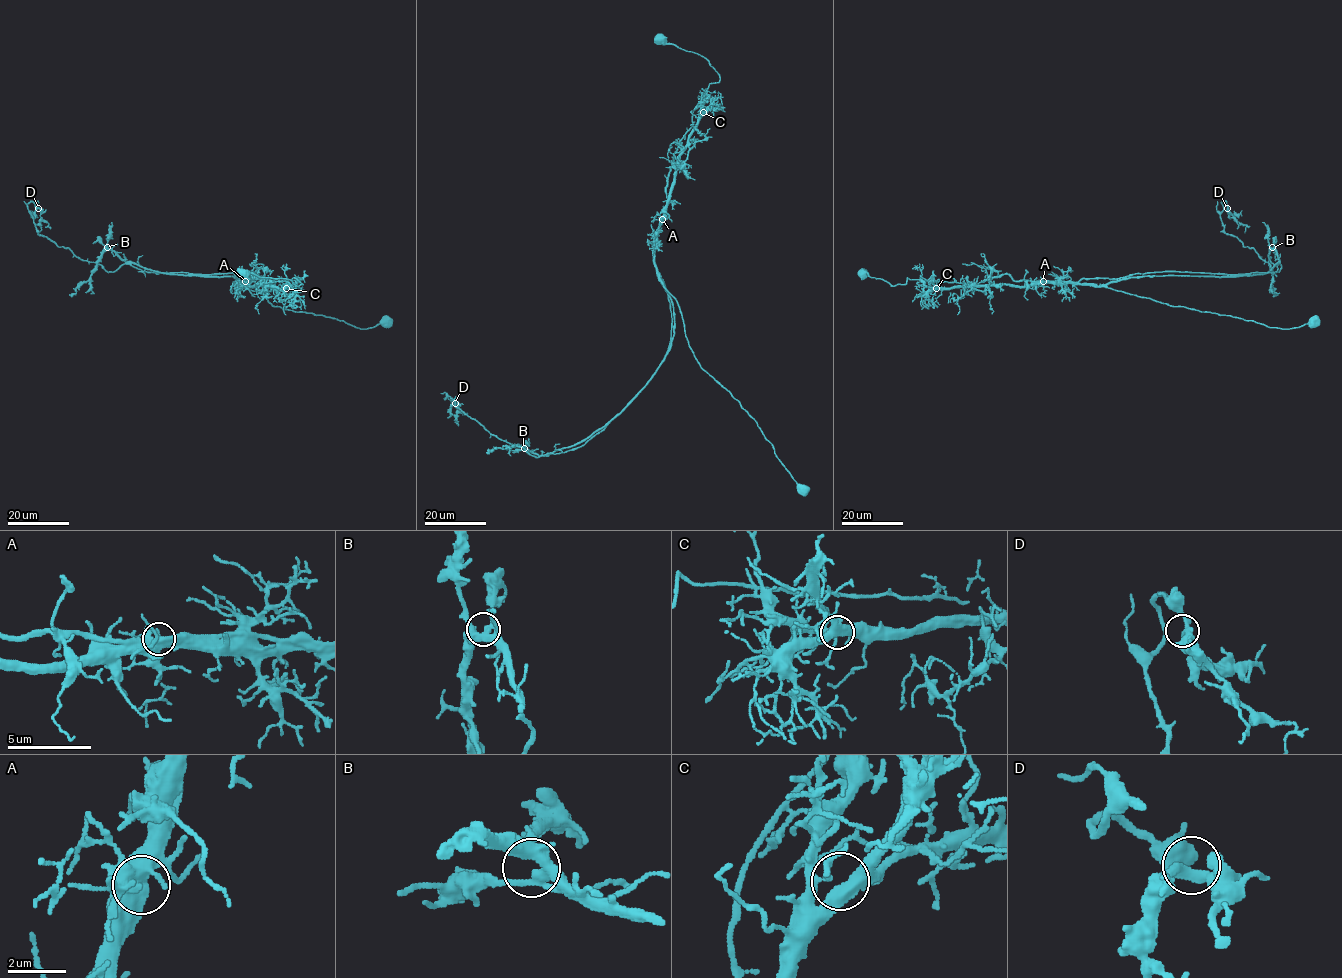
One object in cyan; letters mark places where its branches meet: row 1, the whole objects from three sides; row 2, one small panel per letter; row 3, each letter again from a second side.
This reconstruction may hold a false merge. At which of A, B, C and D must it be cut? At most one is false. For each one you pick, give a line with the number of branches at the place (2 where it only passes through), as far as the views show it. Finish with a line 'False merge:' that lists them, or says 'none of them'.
A: Branches: 3
False merge: A

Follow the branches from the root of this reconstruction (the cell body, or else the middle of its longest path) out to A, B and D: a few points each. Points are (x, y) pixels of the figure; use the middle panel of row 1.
A: (805, 489), (777, 457), (757, 423), (696, 359), (678, 302), (663, 285), (654, 262), (654, 234), (662, 219)
B: (805, 489), (701, 367), (661, 283), (670, 344), (647, 384), (582, 440), (541, 455), (524, 448)
D: (805, 489), (701, 367), (661, 283), (671, 317), (662, 362), (582, 440), (534, 457), (444, 399), (455, 403)

